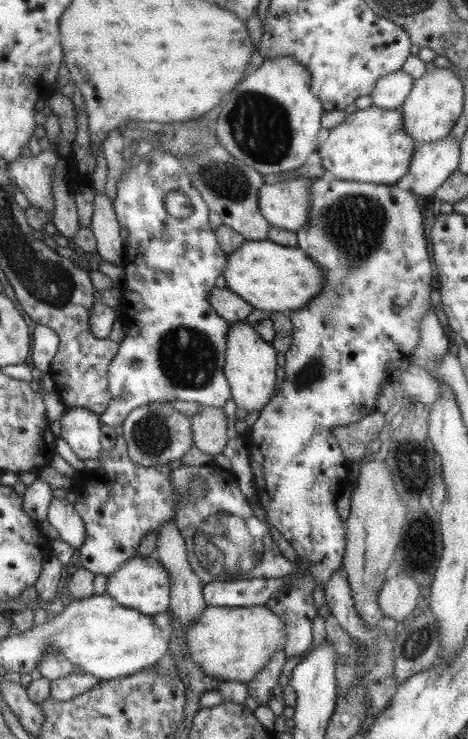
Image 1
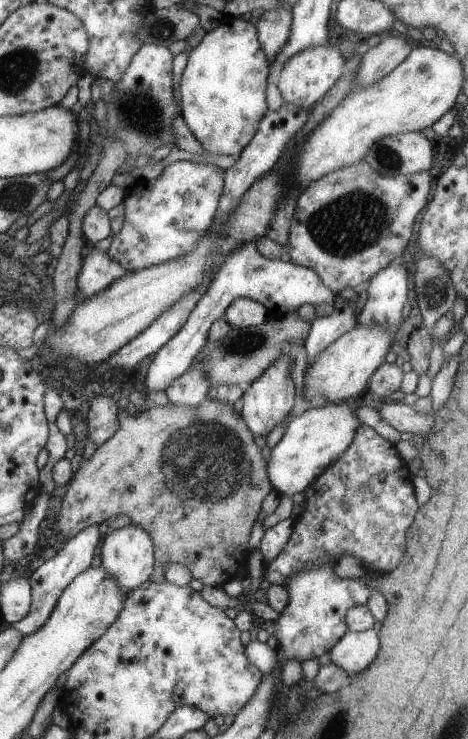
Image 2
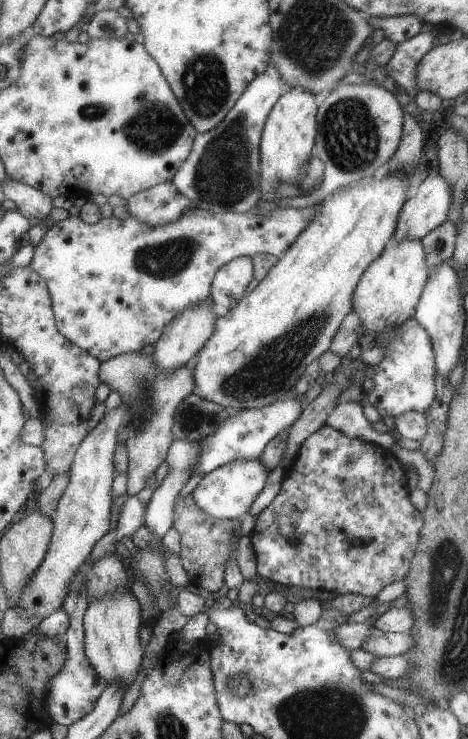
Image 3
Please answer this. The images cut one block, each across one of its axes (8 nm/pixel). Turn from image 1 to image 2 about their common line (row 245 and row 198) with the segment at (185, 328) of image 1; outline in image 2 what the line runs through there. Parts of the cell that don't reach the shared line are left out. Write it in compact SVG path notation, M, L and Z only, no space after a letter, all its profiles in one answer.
M174 161L163 167L161 174L153 180L138 180L126 189L123 197L123 225L117 234L111 236L107 256L113 258L123 270L133 272L148 266L159 264L173 258L179 258L195 248L195 242L208 232L217 210L217 200L221 196L223 171L213 165L193 163L191 161Z

